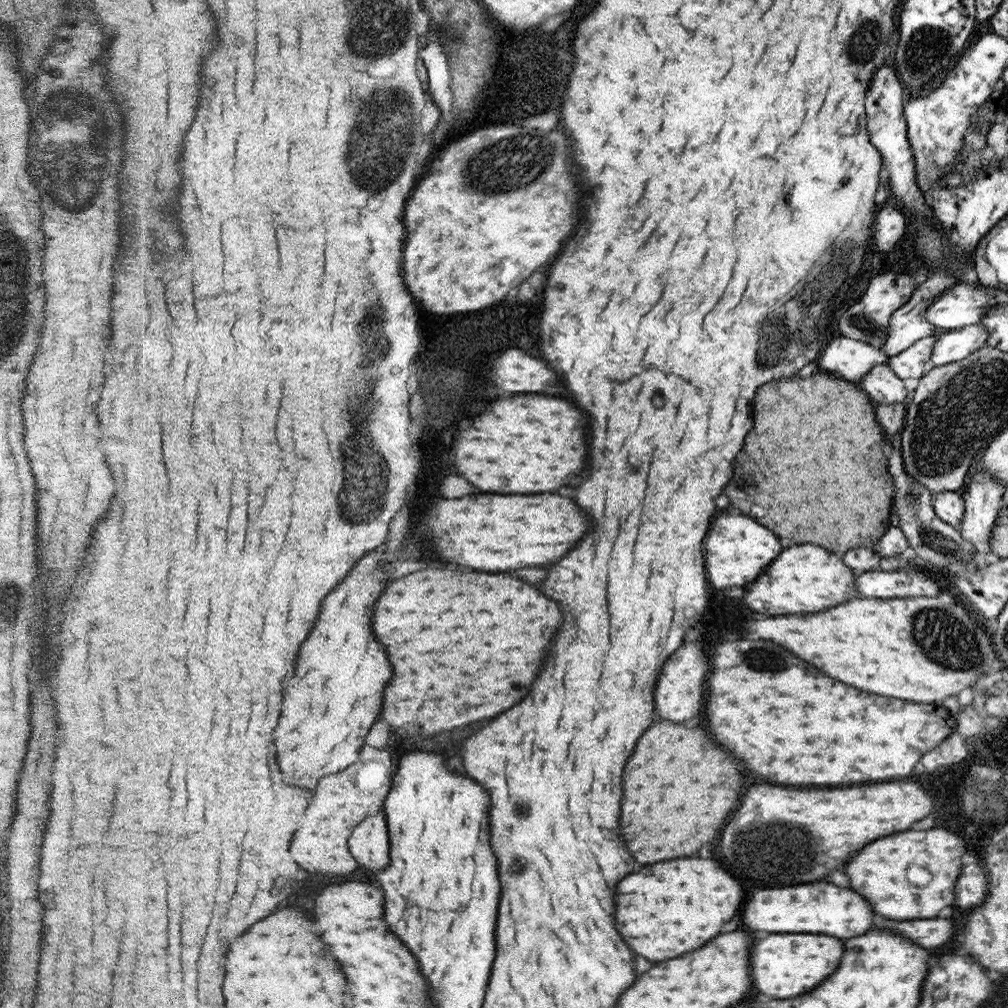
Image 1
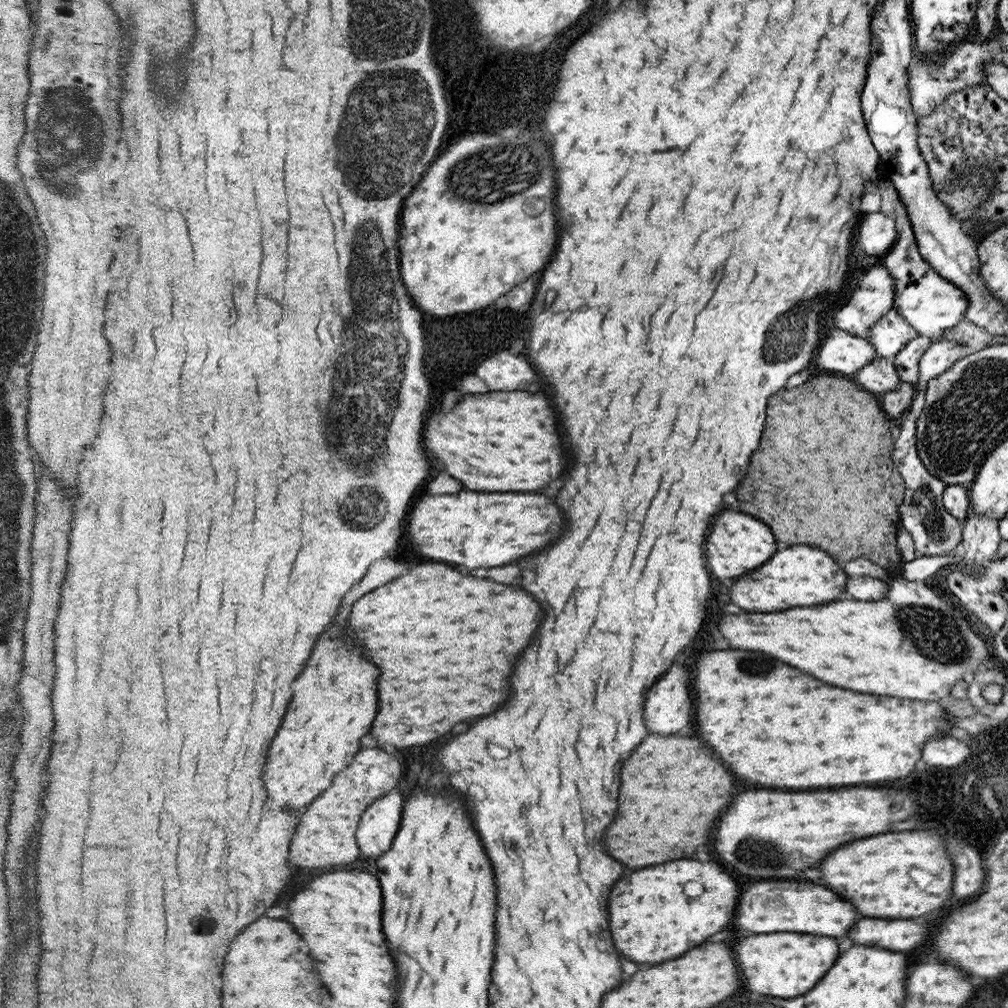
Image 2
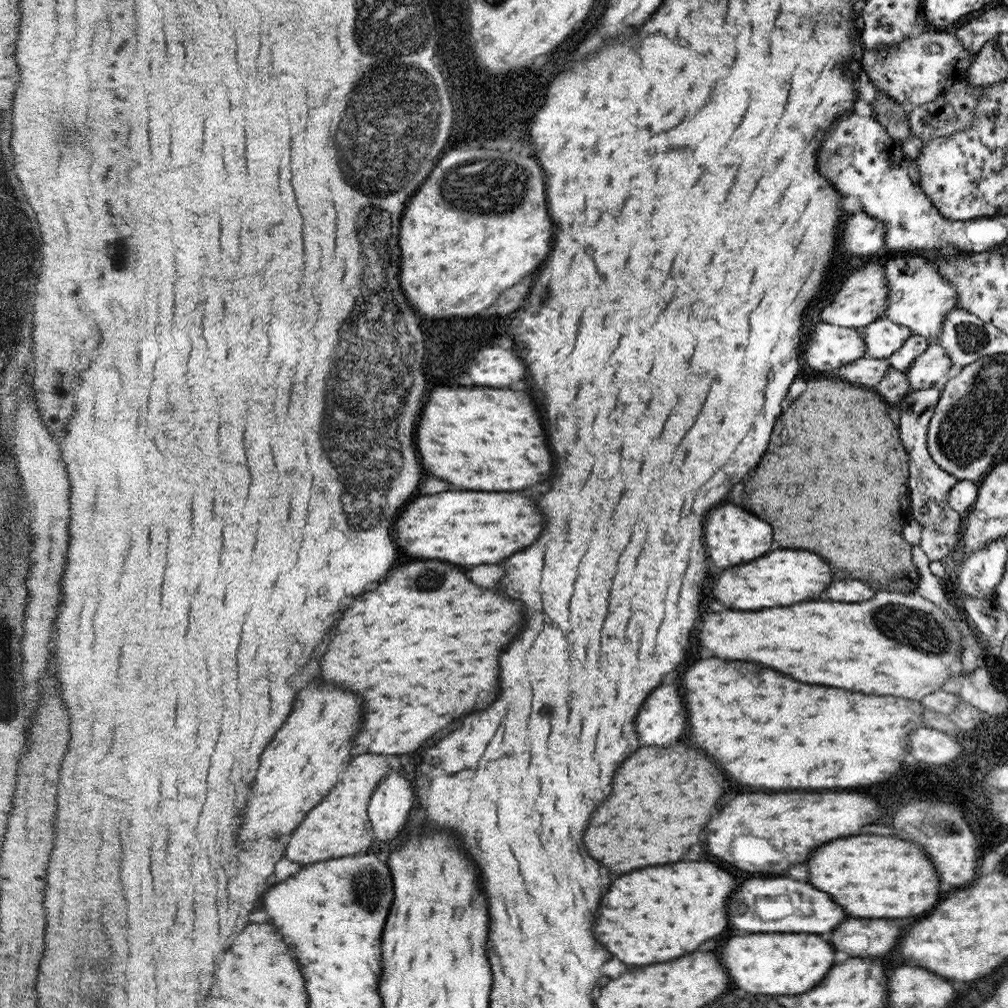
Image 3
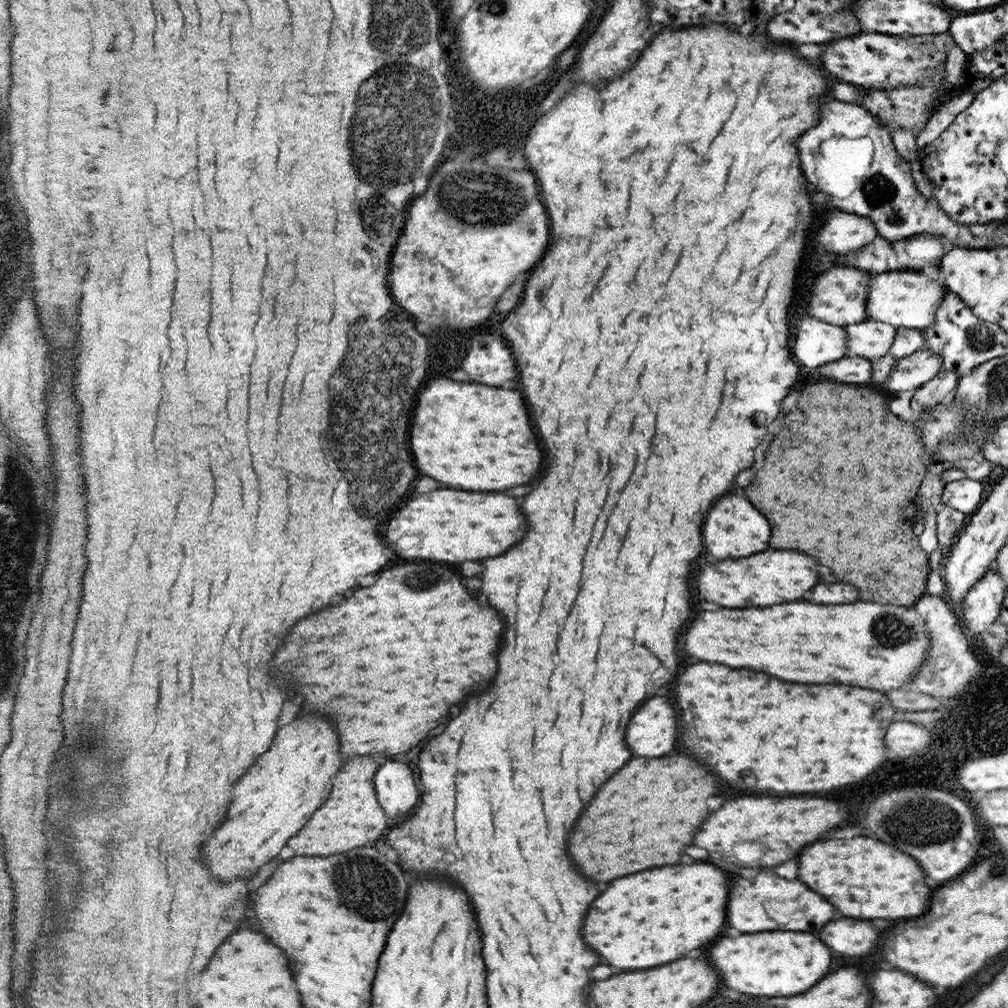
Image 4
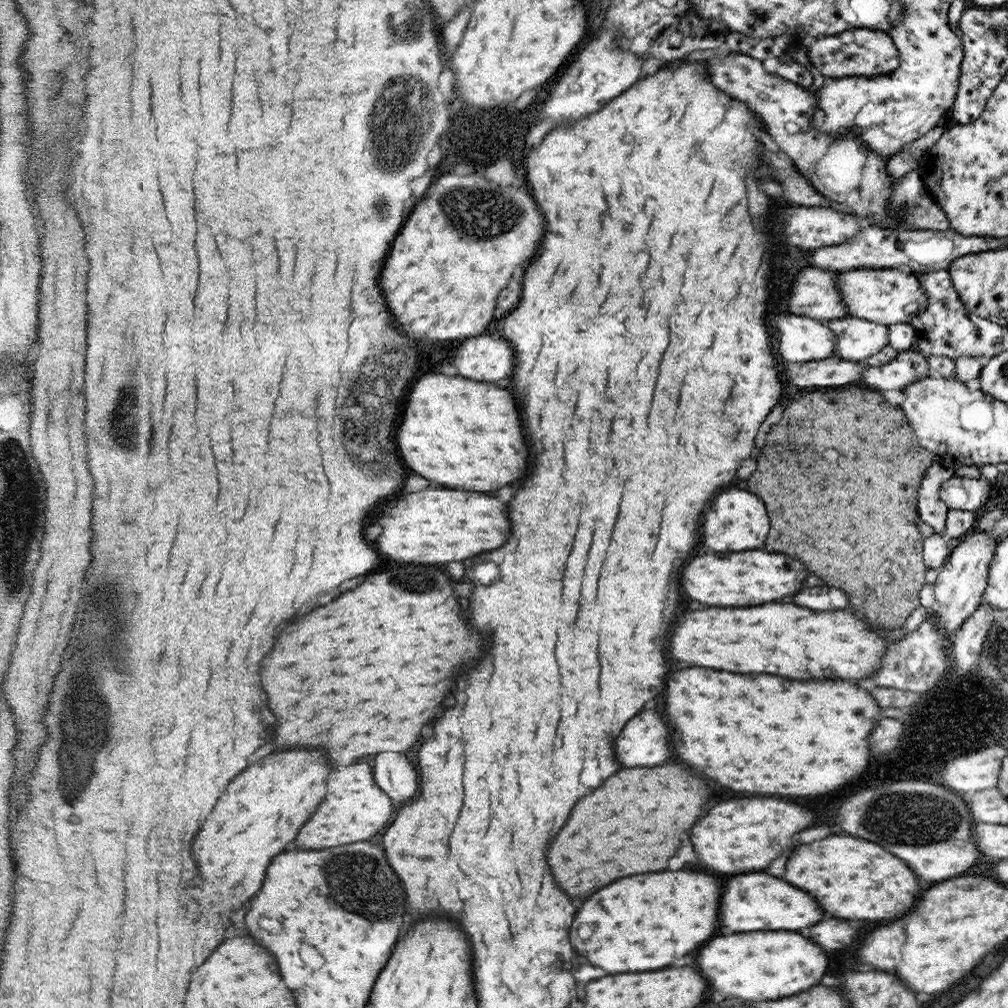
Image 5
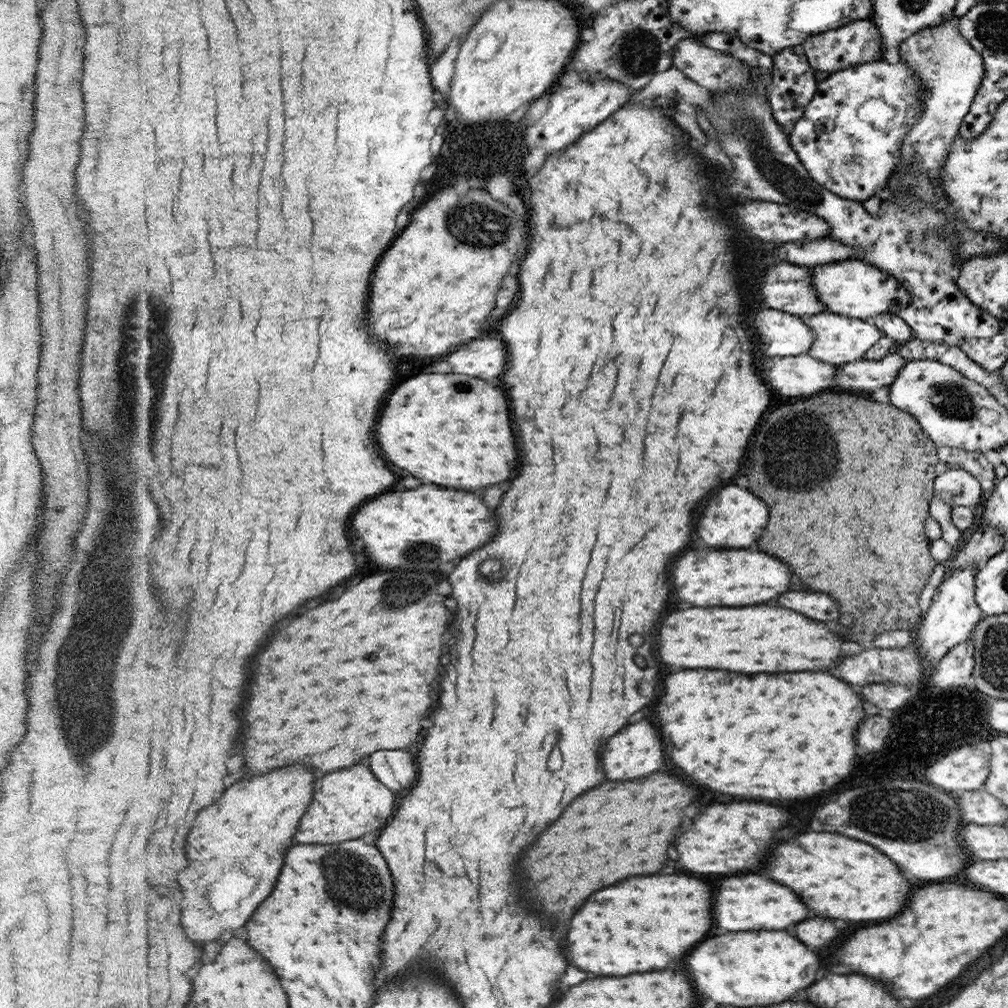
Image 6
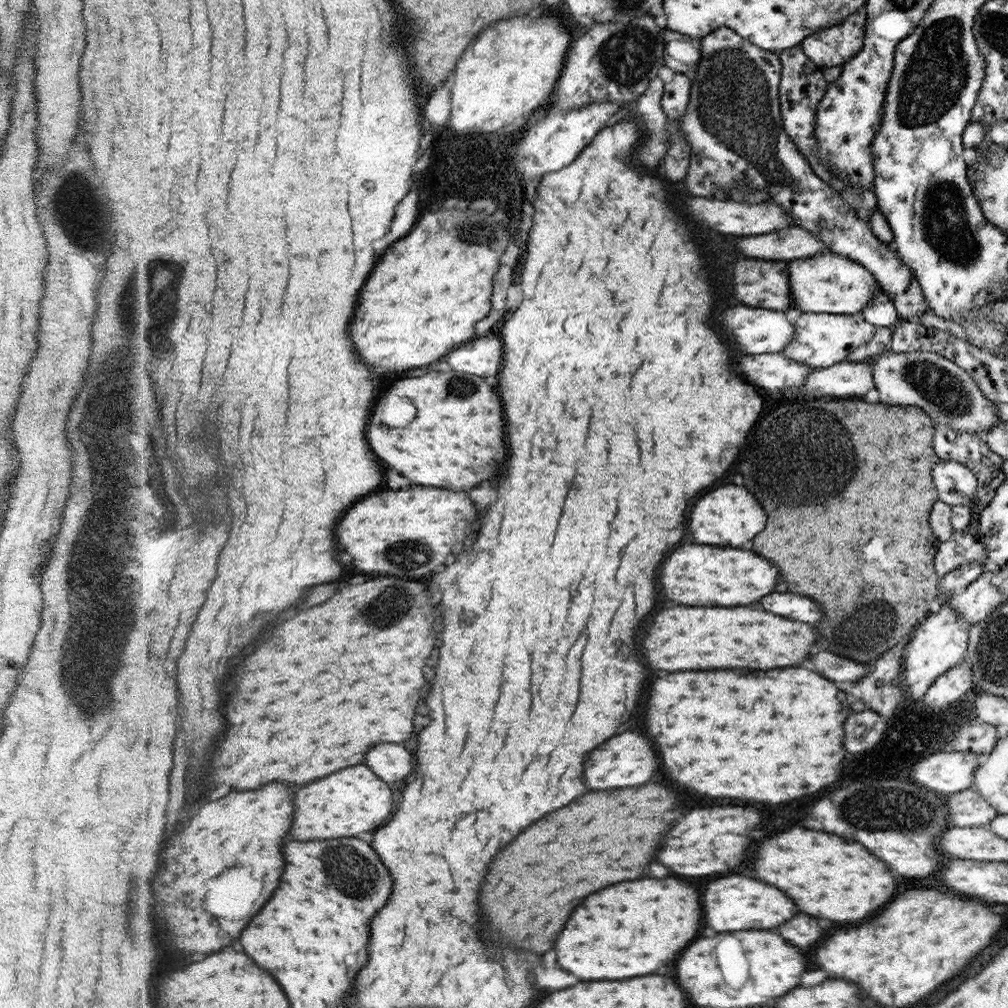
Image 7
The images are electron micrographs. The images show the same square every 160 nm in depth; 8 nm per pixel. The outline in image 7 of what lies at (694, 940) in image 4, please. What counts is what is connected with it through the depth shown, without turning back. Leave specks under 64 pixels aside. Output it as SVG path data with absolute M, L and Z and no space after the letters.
M646 878L620 882L596 894L590 894L590 898L586 898L586 902L578 906L578 910L574 910L570 922L566 922L566 928L562 930L556 942L558 964L570 974L578 976L580 980L622 980L652 974L658 968L672 962L674 956L678 956L698 936L700 920L702 920L700 894L694 886L682 880Z

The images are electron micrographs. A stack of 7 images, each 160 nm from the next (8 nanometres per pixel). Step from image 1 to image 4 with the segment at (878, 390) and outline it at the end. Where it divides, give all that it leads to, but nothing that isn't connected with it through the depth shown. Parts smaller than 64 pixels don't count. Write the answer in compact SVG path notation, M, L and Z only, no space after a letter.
M844 357L814 369L816 376L852 385L868 385L873 373L872 360Z

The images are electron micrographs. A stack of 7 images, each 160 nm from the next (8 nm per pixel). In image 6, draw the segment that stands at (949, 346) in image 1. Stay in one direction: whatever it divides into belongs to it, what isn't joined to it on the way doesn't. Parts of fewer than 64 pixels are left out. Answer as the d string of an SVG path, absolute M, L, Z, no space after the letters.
M896 352L880 360L857 360L837 367L837 377L830 388L858 390L867 395L885 386L891 386L907 360Z

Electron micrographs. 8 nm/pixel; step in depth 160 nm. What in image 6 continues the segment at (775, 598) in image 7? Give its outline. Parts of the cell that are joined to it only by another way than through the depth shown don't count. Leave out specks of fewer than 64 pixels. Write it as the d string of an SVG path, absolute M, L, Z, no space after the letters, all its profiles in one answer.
M786 592L782 594L782 598L778 598L778 604L790 610L798 610L800 614L806 614L808 618L814 618L820 622L834 620L840 614L838 604L834 608L834 598L822 592Z

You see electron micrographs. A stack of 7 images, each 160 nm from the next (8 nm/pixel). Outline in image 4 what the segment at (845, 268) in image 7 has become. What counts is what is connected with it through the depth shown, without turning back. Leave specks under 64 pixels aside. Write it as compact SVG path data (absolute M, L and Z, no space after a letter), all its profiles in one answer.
M921 270L874 273L869 284L868 319L918 331L932 328L934 321L937 320L938 307L945 297L945 289L942 280L929 278Z

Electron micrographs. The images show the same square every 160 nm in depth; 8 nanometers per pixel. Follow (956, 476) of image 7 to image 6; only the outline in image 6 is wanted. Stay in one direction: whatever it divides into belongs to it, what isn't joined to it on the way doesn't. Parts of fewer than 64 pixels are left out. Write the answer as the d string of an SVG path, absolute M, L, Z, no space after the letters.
M948 469L933 482L933 492L951 507L980 507L984 491L979 479L962 469Z

